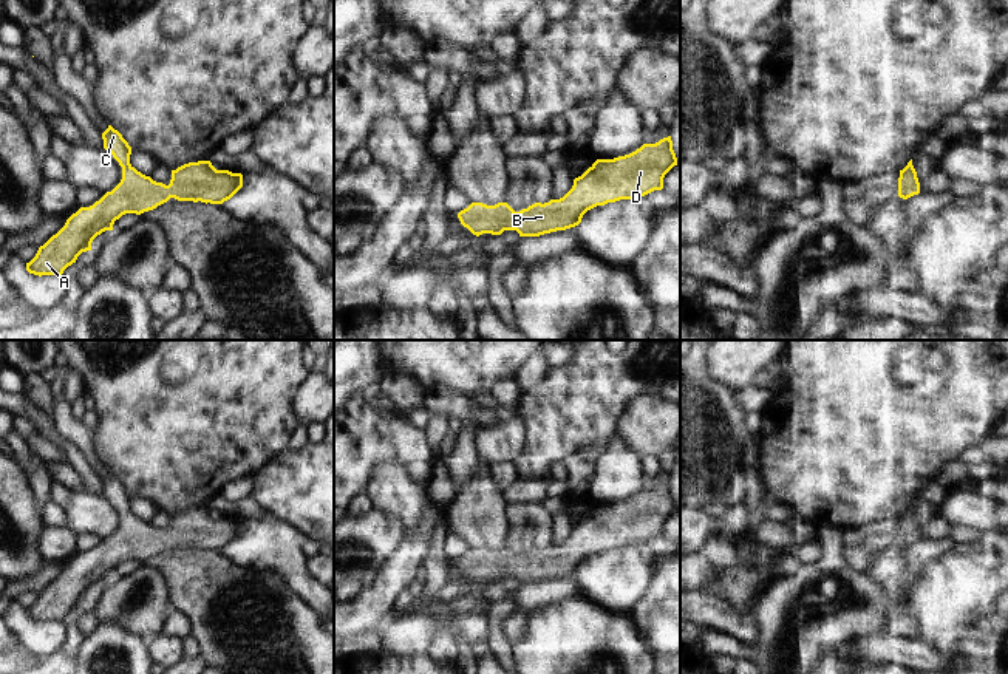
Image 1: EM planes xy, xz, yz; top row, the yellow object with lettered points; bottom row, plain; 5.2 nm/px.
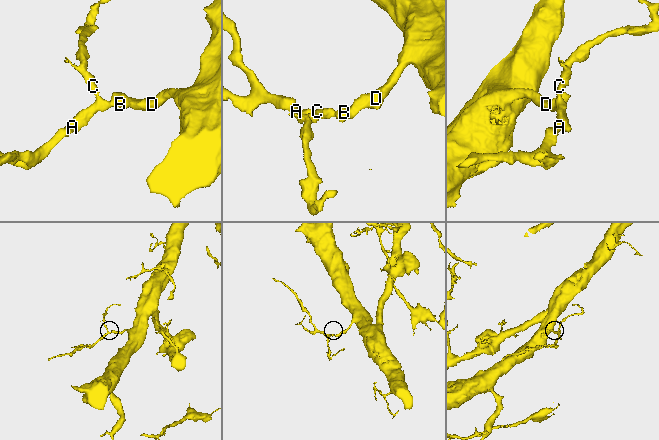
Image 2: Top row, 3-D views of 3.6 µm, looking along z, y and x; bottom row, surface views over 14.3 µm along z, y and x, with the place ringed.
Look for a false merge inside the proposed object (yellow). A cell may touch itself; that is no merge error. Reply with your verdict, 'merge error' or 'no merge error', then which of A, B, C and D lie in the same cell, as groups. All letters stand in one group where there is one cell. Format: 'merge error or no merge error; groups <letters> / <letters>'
no merge error; groups A B C D

